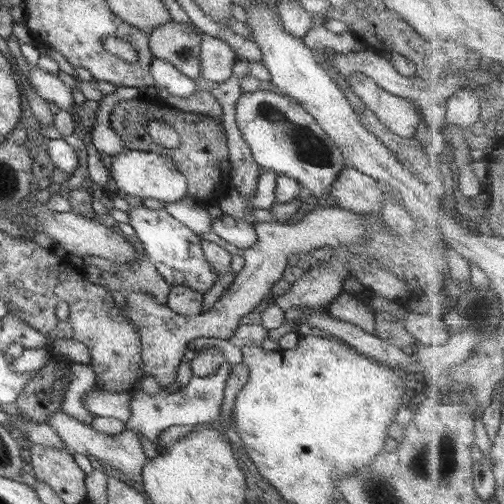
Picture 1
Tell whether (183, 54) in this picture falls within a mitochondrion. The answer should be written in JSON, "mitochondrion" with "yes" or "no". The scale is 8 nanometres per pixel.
{"mitochondrion":"yes"}

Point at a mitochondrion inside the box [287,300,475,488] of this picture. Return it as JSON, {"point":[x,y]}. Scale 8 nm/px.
{"point":[442,458]}

